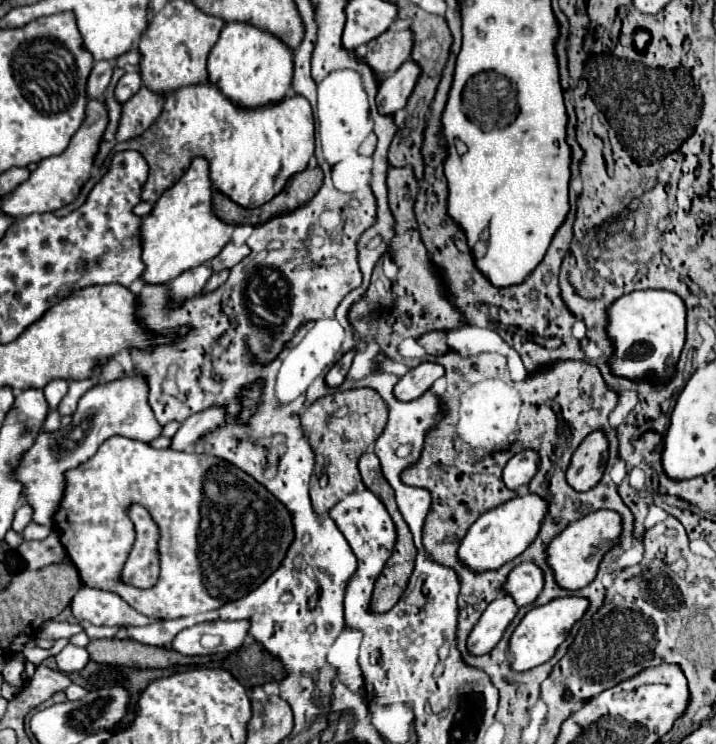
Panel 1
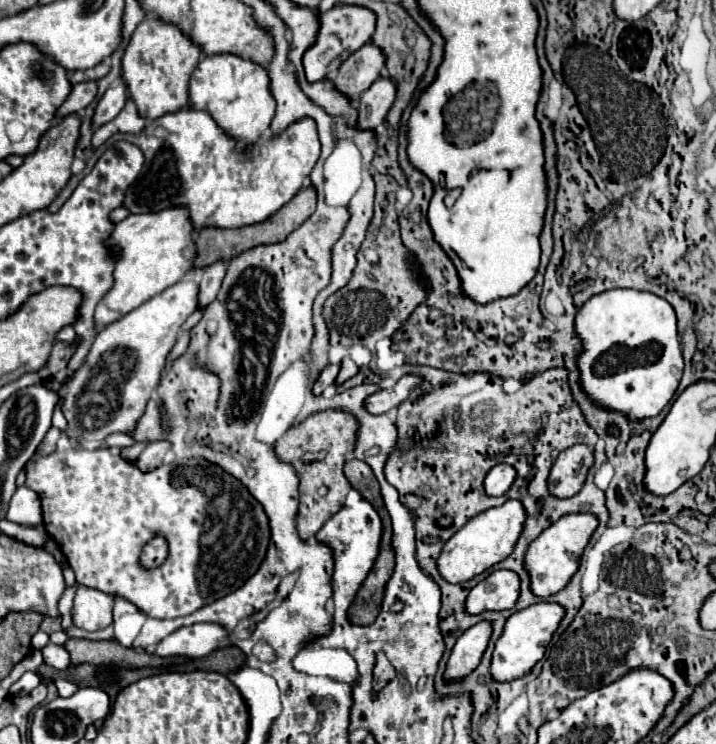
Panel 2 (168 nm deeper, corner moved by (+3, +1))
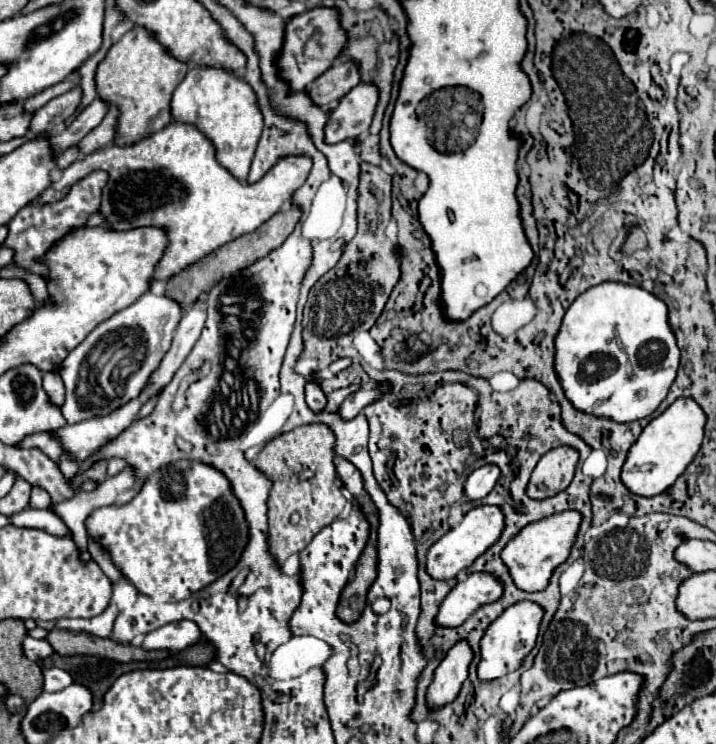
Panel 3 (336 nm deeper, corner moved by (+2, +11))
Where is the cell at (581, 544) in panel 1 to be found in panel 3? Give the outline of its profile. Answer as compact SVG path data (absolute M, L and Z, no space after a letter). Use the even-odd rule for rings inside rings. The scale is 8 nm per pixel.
M565 510L553 516L547 516L539 522L527 524L501 552L503 562L509 566L509 572L515 580L515 584L525 590L525 592L541 592L543 588L547 588L553 570L563 564L569 554L571 548L577 540L577 532L579 532L579 524L581 524L581 514L575 510Z

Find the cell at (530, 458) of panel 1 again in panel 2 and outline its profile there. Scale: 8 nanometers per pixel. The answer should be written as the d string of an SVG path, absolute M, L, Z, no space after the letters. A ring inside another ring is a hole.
M506 464L494 466L484 478L484 490L488 496L502 496L514 482L514 468Z

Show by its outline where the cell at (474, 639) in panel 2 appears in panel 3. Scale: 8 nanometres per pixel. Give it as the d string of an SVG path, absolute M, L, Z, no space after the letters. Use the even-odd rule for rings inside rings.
M459 640L459 644L455 644L447 652L443 662L435 670L431 686L427 688L427 704L431 708L439 708L455 700L455 696L461 690L461 684L469 676L471 660L473 660L473 650L467 644L467 640Z

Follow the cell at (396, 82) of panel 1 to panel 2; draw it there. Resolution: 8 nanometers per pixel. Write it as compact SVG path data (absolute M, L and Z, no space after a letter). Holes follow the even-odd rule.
M386 76L378 78L358 100L358 128L374 130L380 126L394 102L394 82L386 82Z

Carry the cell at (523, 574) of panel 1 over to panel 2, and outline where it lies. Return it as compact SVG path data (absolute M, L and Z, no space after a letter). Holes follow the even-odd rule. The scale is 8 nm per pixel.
M496 570L482 582L478 582L468 598L466 598L466 612L468 614L482 614L482 612L500 612L514 606L518 600L520 580L510 570Z

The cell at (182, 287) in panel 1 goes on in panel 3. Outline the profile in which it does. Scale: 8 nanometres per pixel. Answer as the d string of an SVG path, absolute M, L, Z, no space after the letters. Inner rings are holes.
M145 292L137 302L101 322L75 350L69 352L59 368L65 384L65 404L61 406L65 420L77 424L95 416L107 416L115 408L139 398L171 346L173 332L183 312L185 308L175 298Z

